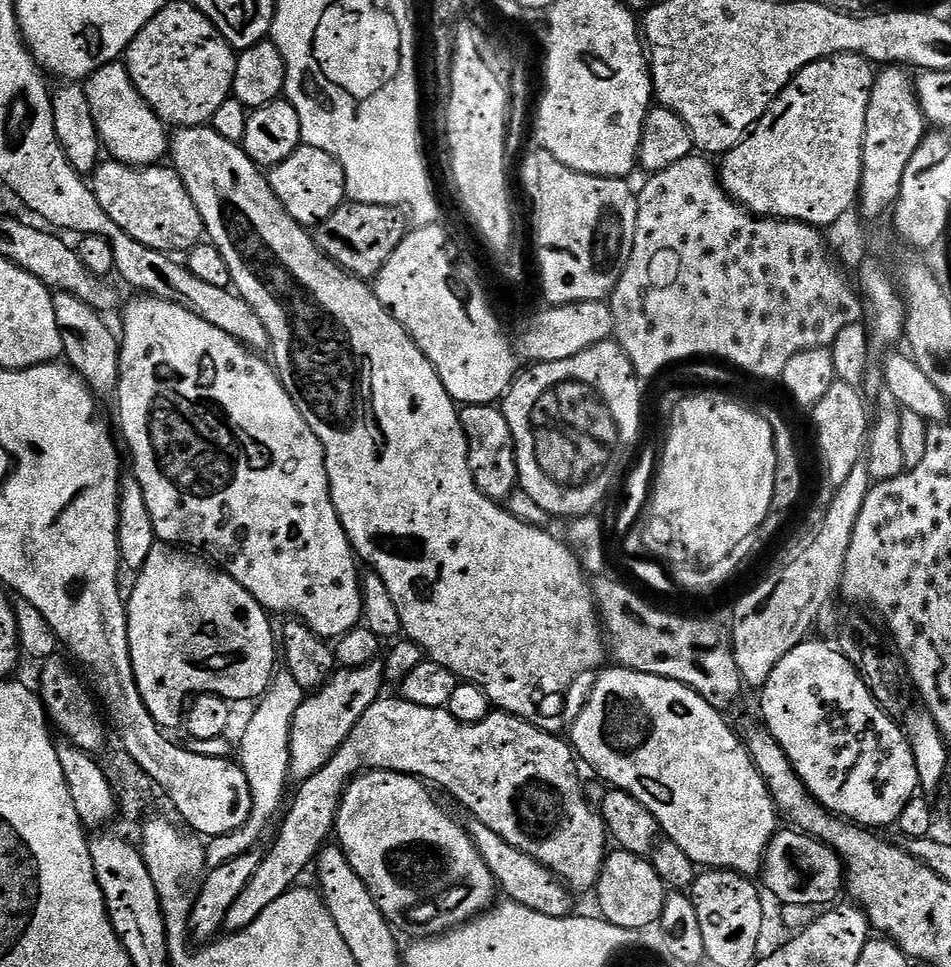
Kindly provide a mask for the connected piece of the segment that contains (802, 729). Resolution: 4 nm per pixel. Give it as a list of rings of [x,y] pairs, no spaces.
[[[813,638],[804,639],[778,662],[778,666],[770,674],[770,678],[764,684],[759,696],[760,712],[764,715],[762,717],[764,727],[768,729],[769,734],[778,742],[778,746],[782,746],[782,750],[786,750],[786,758],[790,758],[794,770],[798,774],[798,778],[807,786],[808,794],[821,807],[827,808],[829,812],[869,830],[884,830],[880,828],[886,827],[887,824],[895,825],[899,821],[906,802],[910,802],[912,797],[917,795],[920,787],[918,770],[915,769],[914,754],[911,753],[911,746],[908,744],[905,729],[880,708],[878,702],[873,698],[870,689],[867,688],[866,682],[863,681],[859,667],[853,665],[840,652],[840,649],[831,643],[828,645],[824,640],[813,640]]]

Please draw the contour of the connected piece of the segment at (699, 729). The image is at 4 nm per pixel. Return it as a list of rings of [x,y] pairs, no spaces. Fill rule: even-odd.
[[[619,666],[611,667],[605,667],[599,673],[601,676],[597,678],[596,685],[593,686],[592,693],[589,694],[588,701],[584,704],[584,709],[577,714],[576,721],[572,724],[570,743],[575,755],[583,763],[585,760],[596,771],[593,773],[607,785],[622,792],[628,792],[638,802],[642,802],[642,806],[646,806],[646,810],[650,810],[650,814],[654,814],[654,818],[660,824],[661,833],[667,839],[673,840],[678,846],[678,850],[682,850],[682,854],[686,854],[686,858],[690,858],[701,869],[722,868],[730,872],[739,872],[740,875],[749,878],[755,877],[755,872],[757,875],[763,869],[764,851],[768,849],[768,844],[778,831],[778,825],[776,825],[778,813],[776,803],[772,800],[772,795],[768,789],[768,784],[762,778],[760,771],[754,766],[754,762],[750,758],[743,740],[740,739],[737,729],[735,727],[731,728],[724,721],[727,720],[725,713],[719,712],[710,706],[709,702],[700,697],[694,689],[687,688],[687,686],[676,681],[671,681],[670,678],[655,677],[654,674],[638,673],[632,669]]]

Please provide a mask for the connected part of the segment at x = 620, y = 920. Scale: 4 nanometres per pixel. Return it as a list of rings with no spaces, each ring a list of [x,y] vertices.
[[[612,850],[605,855],[604,865],[594,889],[600,903],[599,915],[614,926],[633,930],[648,928],[657,923],[662,914],[666,889],[651,859],[635,856],[623,850]]]

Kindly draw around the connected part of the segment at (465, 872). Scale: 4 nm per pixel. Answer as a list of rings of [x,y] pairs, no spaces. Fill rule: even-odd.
[[[365,772],[357,776],[344,789],[344,796],[340,799],[340,809],[336,815],[336,827],[334,829],[335,839],[340,839],[337,840],[339,847],[344,849],[344,857],[348,859],[350,866],[354,866],[358,878],[362,878],[362,882],[366,882],[366,890],[370,890],[374,902],[378,902],[380,913],[386,917],[389,924],[397,929],[405,928],[410,934],[409,937],[412,938],[443,936],[445,932],[450,932],[470,920],[475,920],[480,913],[488,911],[498,900],[496,897],[496,894],[498,896],[498,885],[495,876],[491,873],[490,867],[483,861],[482,854],[479,853],[475,842],[469,836],[467,827],[463,823],[460,825],[458,821],[451,820],[440,809],[439,802],[427,790],[429,791],[425,781],[415,776],[406,776],[403,772]]]

